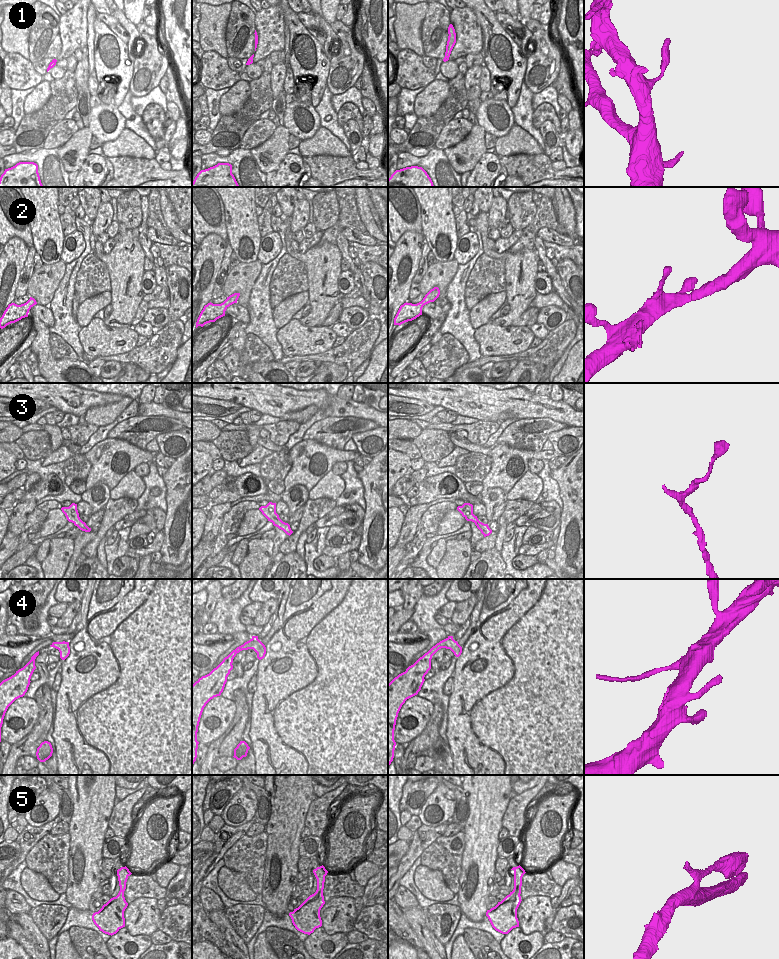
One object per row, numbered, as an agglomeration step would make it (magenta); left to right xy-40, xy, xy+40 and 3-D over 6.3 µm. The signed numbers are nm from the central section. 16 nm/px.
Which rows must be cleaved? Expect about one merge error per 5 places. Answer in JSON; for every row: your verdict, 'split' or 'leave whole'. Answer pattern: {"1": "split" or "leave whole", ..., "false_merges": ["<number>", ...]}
{"1": "leave whole", "2": "leave whole", "3": "leave whole", "4": "split", "5": "leave whole", "false_merges": ["4"]}

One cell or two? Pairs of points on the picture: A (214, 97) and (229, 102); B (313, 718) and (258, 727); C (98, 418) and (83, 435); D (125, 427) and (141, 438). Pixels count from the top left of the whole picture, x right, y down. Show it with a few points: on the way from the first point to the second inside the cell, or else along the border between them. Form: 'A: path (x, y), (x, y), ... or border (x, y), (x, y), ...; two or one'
A: border (230, 88), (219, 99); two
B: path (299, 729), (275, 729), (272, 727); one
C: border (88, 423), (98, 427); two
D: path (125, 432), (136, 433); one

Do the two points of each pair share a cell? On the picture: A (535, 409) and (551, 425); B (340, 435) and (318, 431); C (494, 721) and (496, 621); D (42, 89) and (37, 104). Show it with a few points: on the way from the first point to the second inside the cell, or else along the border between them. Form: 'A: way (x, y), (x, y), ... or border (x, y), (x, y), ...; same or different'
A: border (520, 418), (551, 418), (565, 424); different
B: way (335, 432), (323, 432); same
C: way (483, 696), (496, 681), (496, 646); same
D: way (41, 93), (37, 100); same

